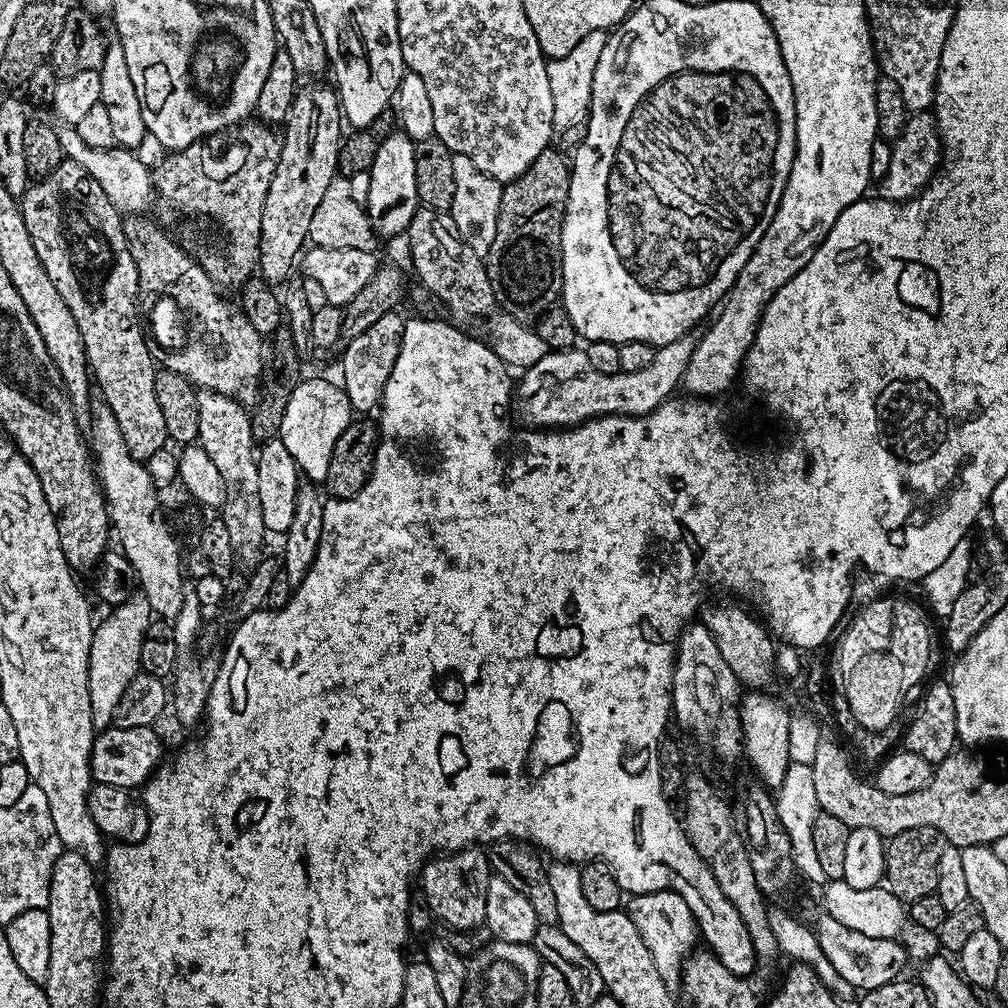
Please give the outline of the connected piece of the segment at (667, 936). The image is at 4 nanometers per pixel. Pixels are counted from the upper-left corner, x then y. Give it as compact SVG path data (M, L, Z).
M668 889L632 896L629 901L626 904L627 914L634 922L638 934L642 934L642 942L646 942L654 958L654 966L658 966L658 974L662 974L662 982L670 986L679 985L684 962L693 955L697 947L696 940L698 942L696 919L693 918L689 904L676 891Z

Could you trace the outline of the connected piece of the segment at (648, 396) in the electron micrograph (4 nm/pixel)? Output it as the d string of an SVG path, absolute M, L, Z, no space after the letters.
M689 334L669 344L659 345L647 367L634 373L618 371L613 376L594 370L594 366L590 366L590 358L586 358L583 347L577 346L557 352L549 350L542 358L538 358L538 362L523 369L521 376L524 377L521 378L520 384L518 380L515 385L514 404L516 400L516 412L524 423L521 425L532 430L559 430L575 428L577 424L585 424L587 420L595 420L597 416L644 416L648 412L653 412L675 393L672 392L675 388L681 385L686 366L696 349L696 342L697 337Z

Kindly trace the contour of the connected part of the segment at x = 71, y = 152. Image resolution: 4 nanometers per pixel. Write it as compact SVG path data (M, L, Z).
M59 121L55 125L58 134L58 142L62 145L62 150L67 159L78 162L87 173L102 186L106 198L110 198L112 205L117 210L123 210L125 213L142 212L147 213L154 197L154 176L142 161L136 157L135 151L119 146L111 148L98 148L88 146L86 142L79 137L75 125Z

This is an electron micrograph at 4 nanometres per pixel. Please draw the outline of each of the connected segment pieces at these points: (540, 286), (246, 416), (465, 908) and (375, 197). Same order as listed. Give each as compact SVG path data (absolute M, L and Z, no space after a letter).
M550 146L517 180L502 187L498 230L490 242L486 267L496 304L525 326L535 325L540 315L561 299L564 290L560 247L572 181L572 169L564 159L564 152Z
M211 390L198 395L198 443L209 454L226 484L228 493L222 507L222 521L230 533L235 559L244 570L256 568L266 555L262 502L258 502L258 441L252 436L251 420L249 409L239 399Z
M473 846L462 848L459 852L433 855L422 869L422 877L424 876L422 889L426 894L426 901L429 902L429 908L435 919L440 924L449 924L449 929L460 933L469 933L471 930L481 927L486 918L486 890L489 875L488 853L483 847Z
M393 130L389 136L383 137L378 146L378 154L374 154L371 166L370 194L366 211L368 221L376 231L377 237L400 236L408 231L417 208L421 207L418 198L418 182L414 174L414 150L416 145L410 137L399 130Z

